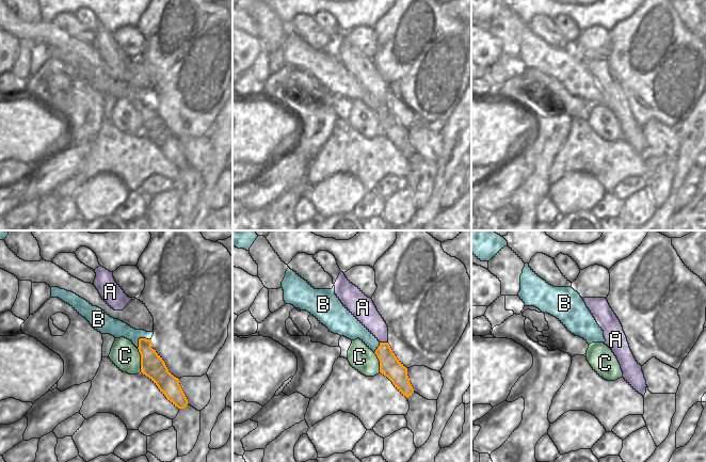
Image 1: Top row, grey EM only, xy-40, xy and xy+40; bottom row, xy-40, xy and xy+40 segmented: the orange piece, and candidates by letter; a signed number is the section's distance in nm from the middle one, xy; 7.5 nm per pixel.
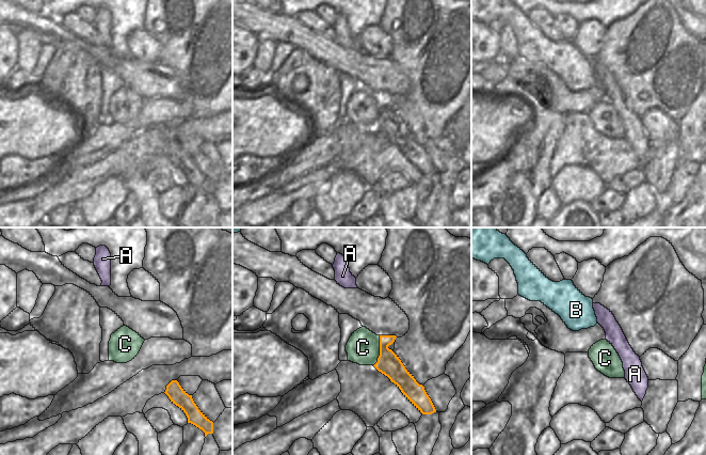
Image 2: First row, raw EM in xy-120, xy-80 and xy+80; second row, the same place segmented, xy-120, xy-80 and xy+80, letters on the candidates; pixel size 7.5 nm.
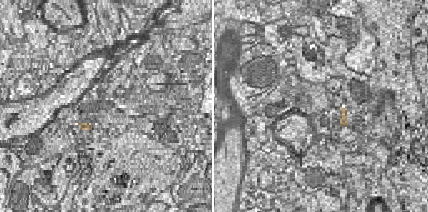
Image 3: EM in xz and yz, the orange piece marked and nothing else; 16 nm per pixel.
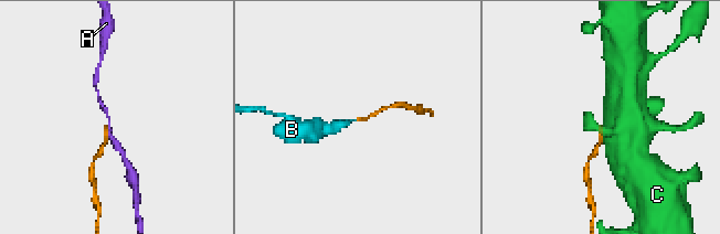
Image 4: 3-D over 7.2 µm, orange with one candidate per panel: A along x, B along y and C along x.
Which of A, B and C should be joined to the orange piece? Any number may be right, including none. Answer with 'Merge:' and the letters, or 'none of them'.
Merge: B

